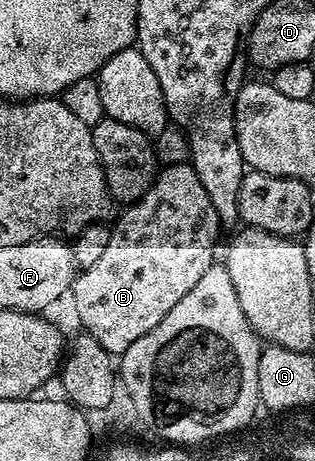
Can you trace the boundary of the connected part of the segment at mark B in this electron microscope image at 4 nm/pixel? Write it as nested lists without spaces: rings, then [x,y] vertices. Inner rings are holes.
[[[190,162],[163,167],[156,174],[151,188],[136,203],[124,206],[122,211],[123,216],[111,227],[109,245],[105,245],[103,256],[94,265],[82,268],[76,274],[69,292],[69,299],[75,302],[75,315],[79,318],[80,325],[83,326],[80,328],[86,334],[91,335],[93,341],[97,341],[97,345],[101,345],[101,349],[108,351],[112,357],[122,357],[125,349],[129,349],[129,345],[133,345],[133,341],[145,337],[145,333],[149,333],[149,329],[157,329],[157,325],[161,325],[161,320],[169,314],[169,309],[173,309],[173,305],[177,305],[177,301],[181,301],[181,297],[185,297],[185,293],[189,293],[189,289],[193,289],[193,285],[197,285],[197,281],[201,281],[201,277],[205,277],[209,265],[213,265],[217,261],[215,246],[219,243],[219,230],[221,230],[217,209],[213,209],[213,201],[209,201],[209,193],[205,193],[205,185],[201,185],[201,177],[197,177]]]

